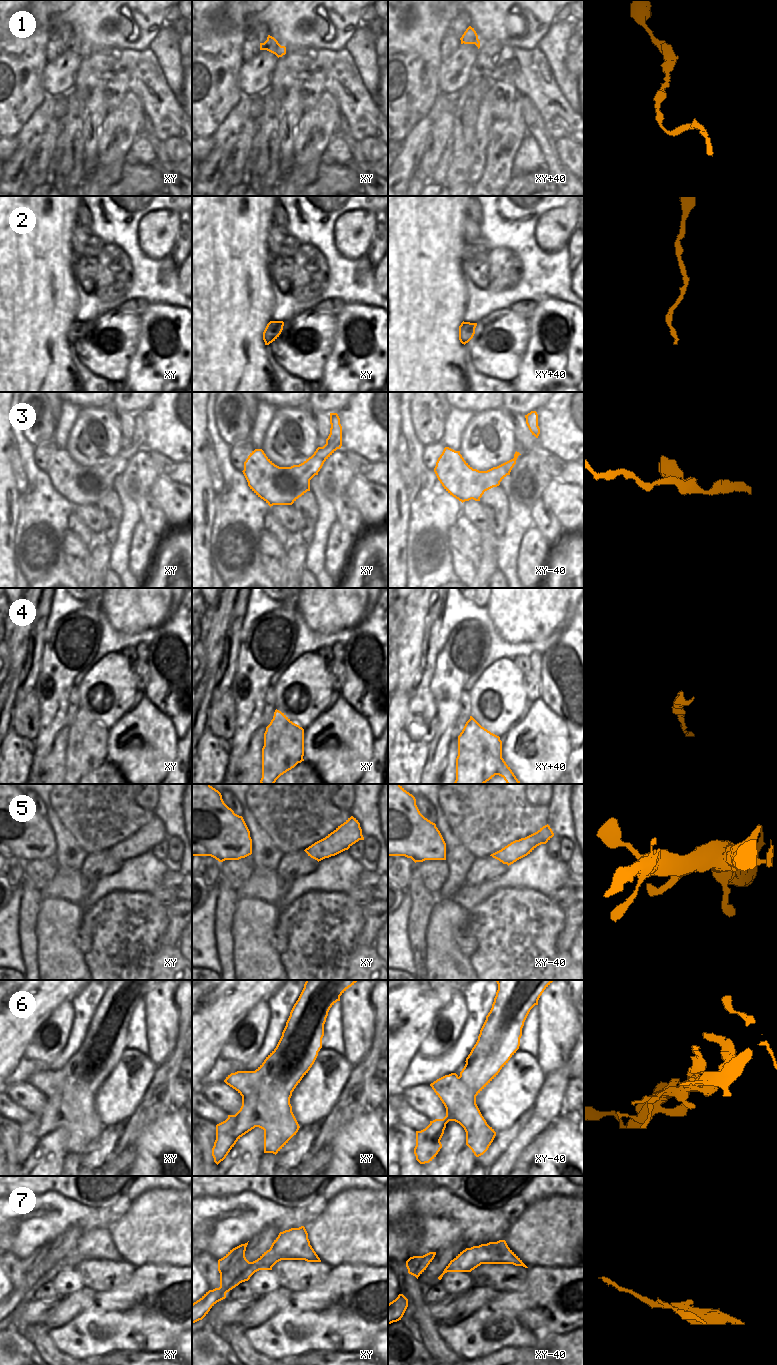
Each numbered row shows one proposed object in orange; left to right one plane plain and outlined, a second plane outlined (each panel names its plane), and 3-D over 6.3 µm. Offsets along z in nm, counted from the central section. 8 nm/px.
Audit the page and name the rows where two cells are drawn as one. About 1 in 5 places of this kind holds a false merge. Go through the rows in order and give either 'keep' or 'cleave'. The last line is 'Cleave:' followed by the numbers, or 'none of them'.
1: keep
2: keep
3: keep
4: cleave
5: keep
6: cleave
7: cleave
Cleave: 4, 6, 7

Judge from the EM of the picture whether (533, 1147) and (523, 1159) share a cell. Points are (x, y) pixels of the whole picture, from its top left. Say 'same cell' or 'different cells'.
same cell

